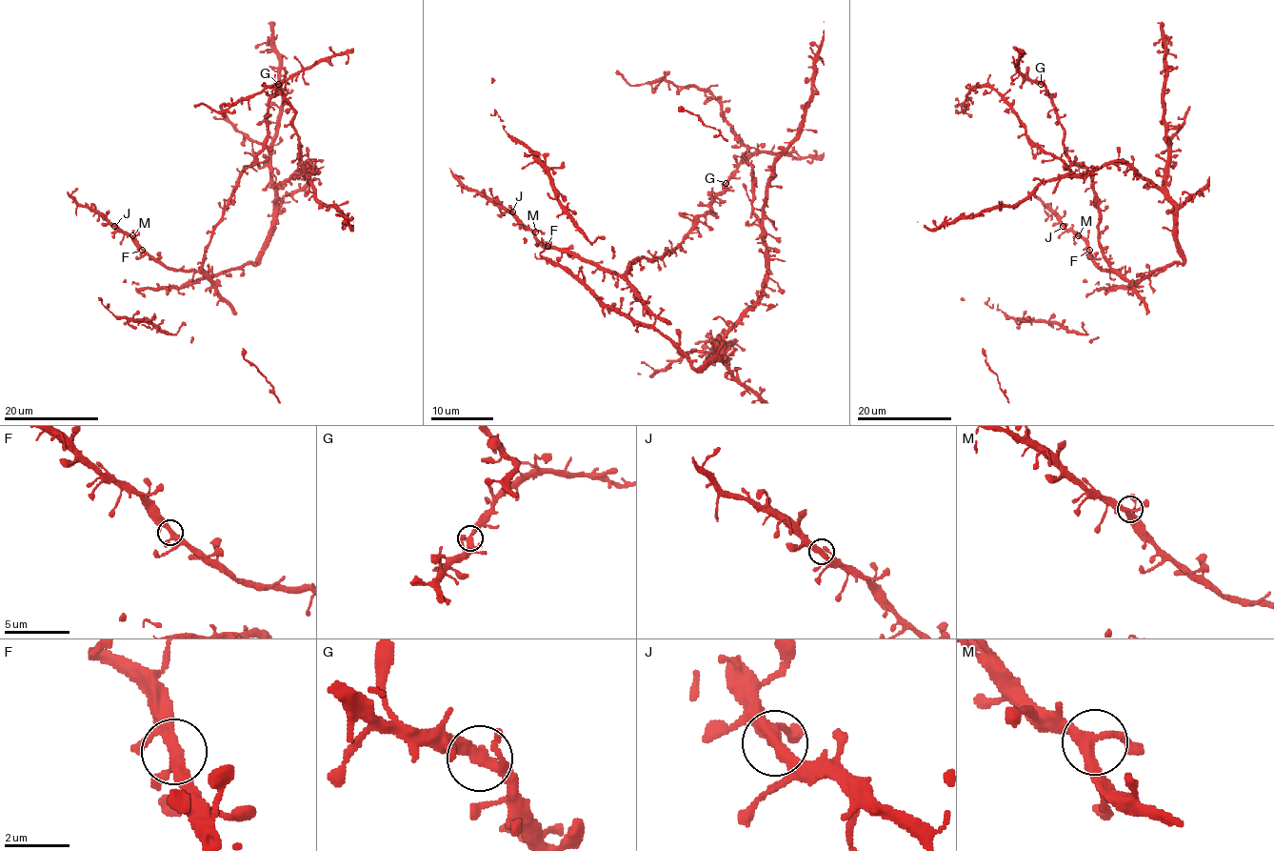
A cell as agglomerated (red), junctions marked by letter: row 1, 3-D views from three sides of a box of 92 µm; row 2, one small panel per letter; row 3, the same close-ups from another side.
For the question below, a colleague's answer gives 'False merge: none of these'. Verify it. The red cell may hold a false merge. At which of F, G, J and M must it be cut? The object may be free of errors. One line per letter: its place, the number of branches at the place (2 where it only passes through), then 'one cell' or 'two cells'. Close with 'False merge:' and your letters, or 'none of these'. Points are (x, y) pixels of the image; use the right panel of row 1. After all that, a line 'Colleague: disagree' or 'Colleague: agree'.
F: (1089, 250) | 3 | one cell
G: (1041, 84) | 3 | one cell
J: (1063, 226) | 3 | one cell
M: (1078, 235) | 3 | one cell
False merge: none of these
Colleague: agree

